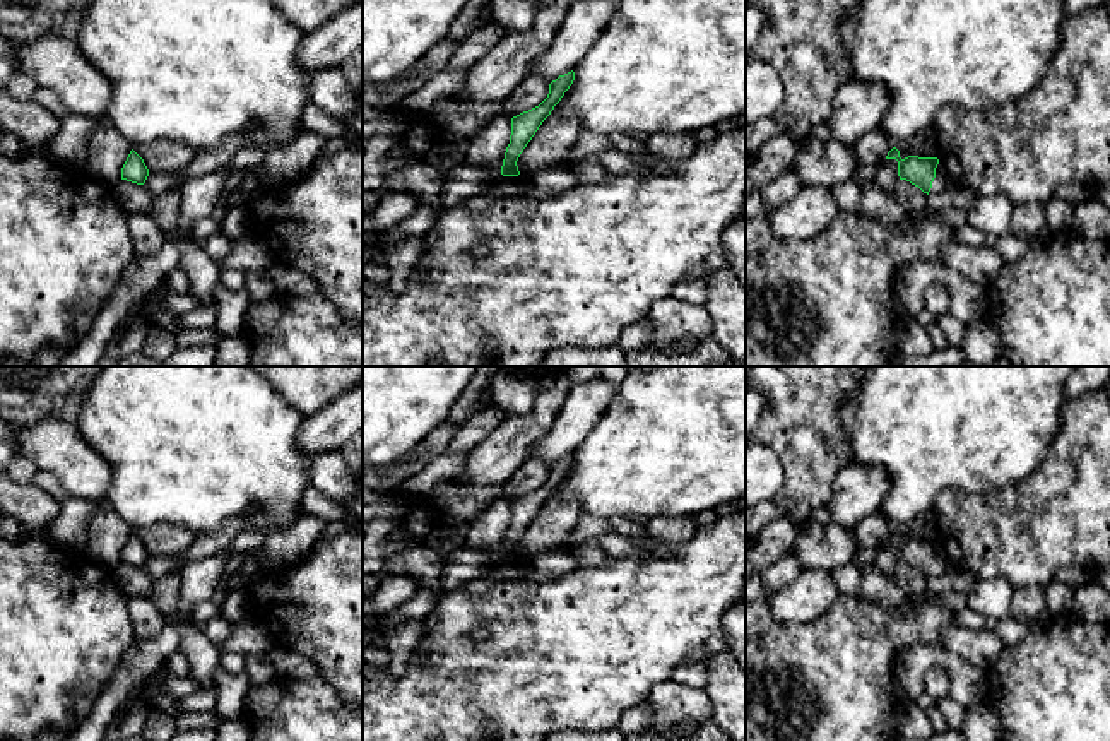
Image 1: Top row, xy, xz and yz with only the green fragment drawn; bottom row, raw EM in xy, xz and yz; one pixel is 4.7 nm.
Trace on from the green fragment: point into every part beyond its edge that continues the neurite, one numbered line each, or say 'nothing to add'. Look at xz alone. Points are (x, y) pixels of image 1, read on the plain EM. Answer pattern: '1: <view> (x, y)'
nothing to add

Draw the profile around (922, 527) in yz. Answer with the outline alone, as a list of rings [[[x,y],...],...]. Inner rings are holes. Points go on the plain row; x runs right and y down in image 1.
[[[934,510],[925,515],[917,517],[912,522],[898,525],[894,531],[900,534],[901,542],[908,539],[937,541]]]

